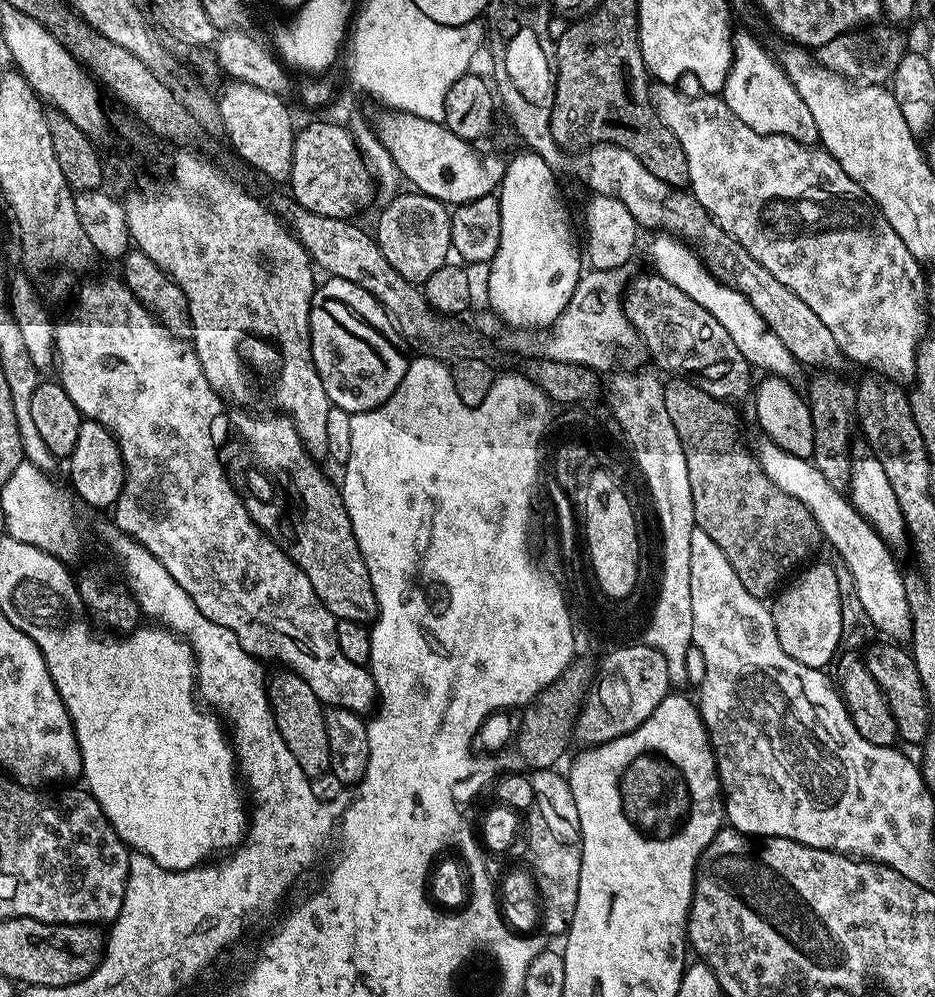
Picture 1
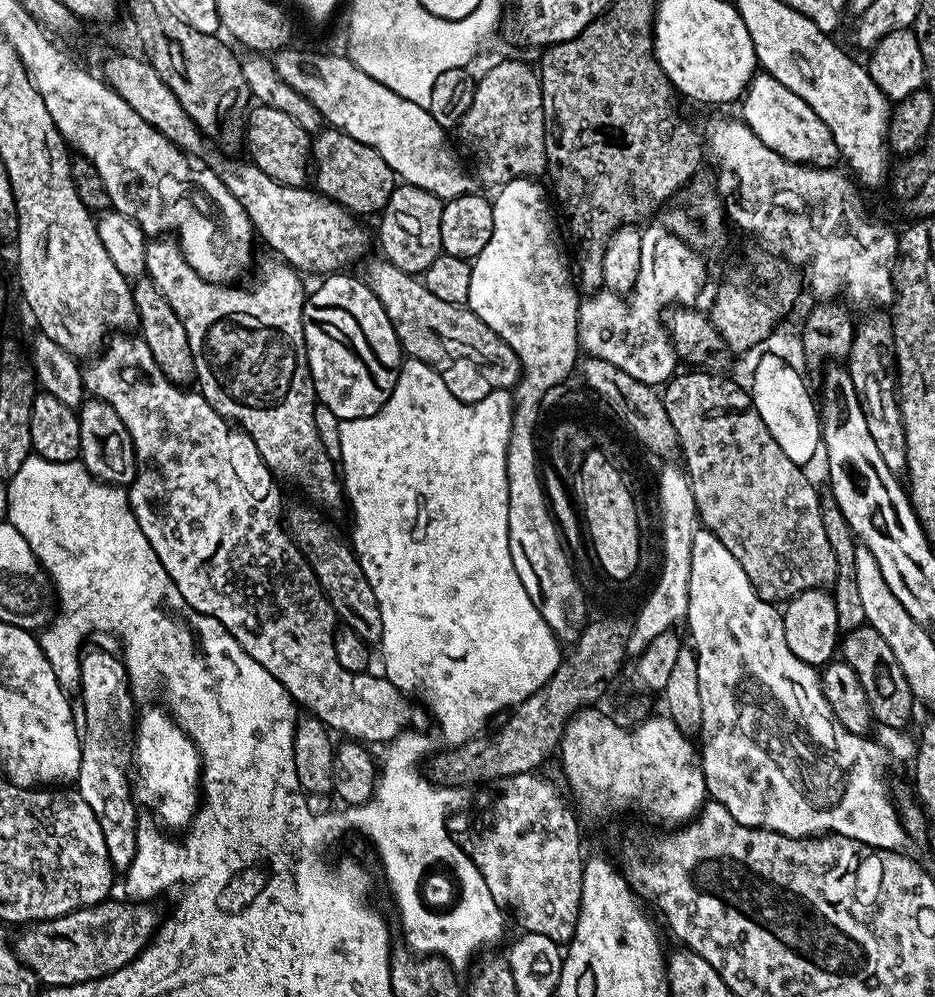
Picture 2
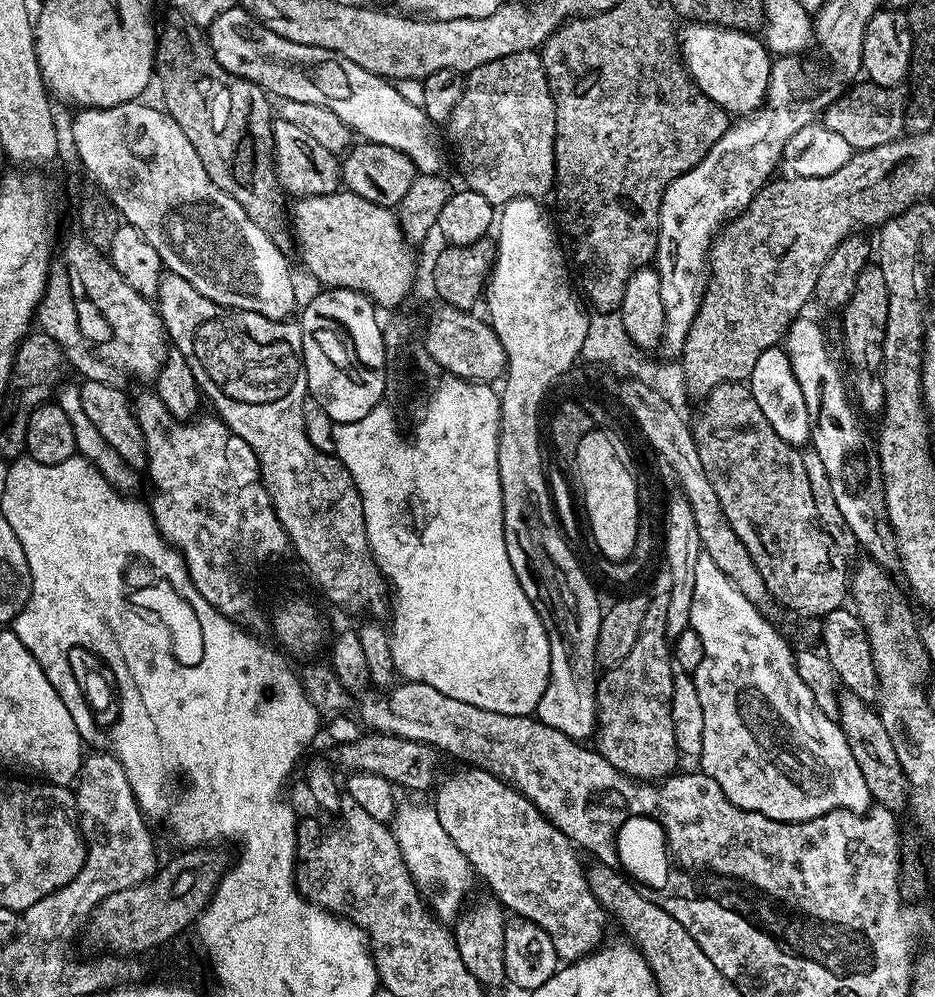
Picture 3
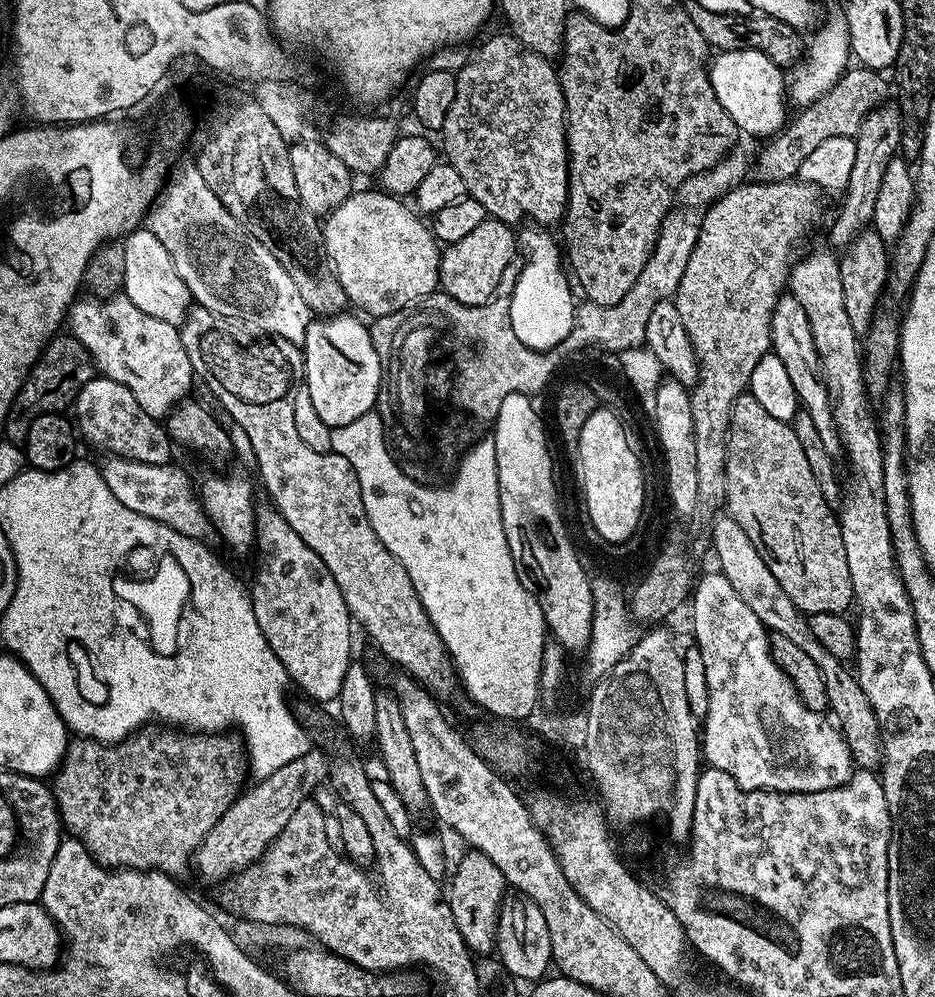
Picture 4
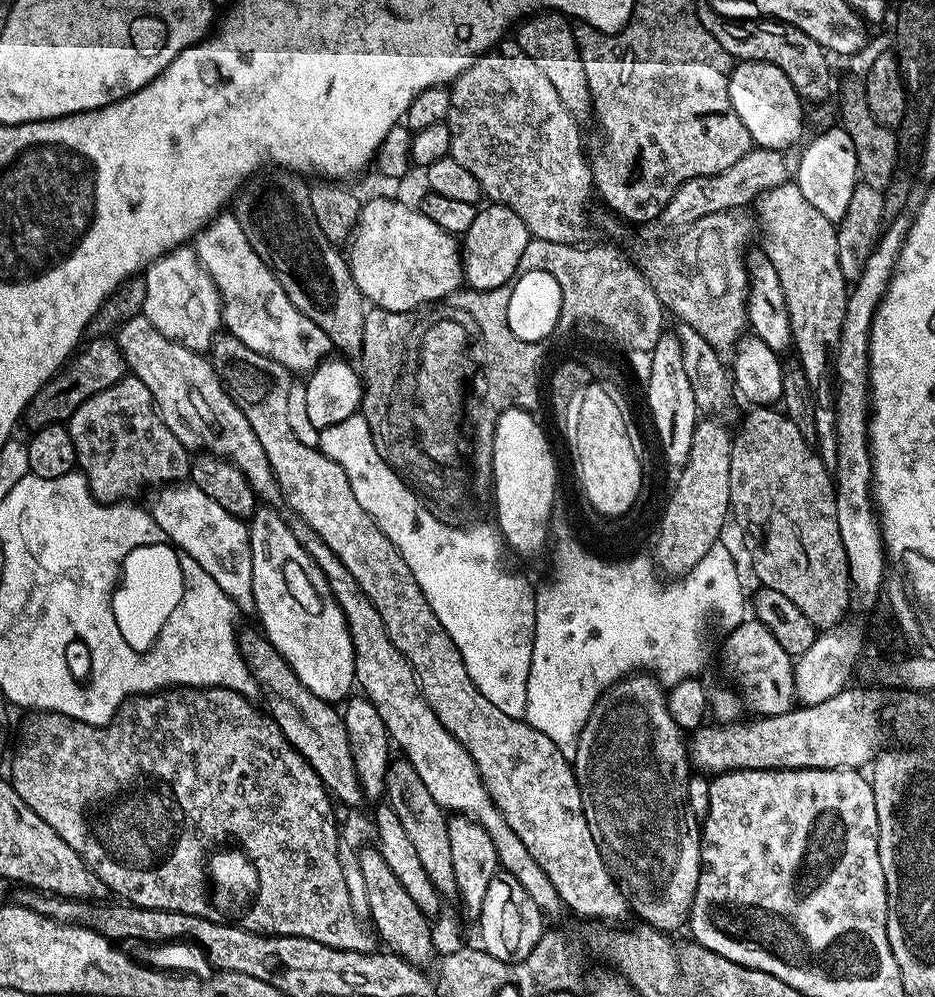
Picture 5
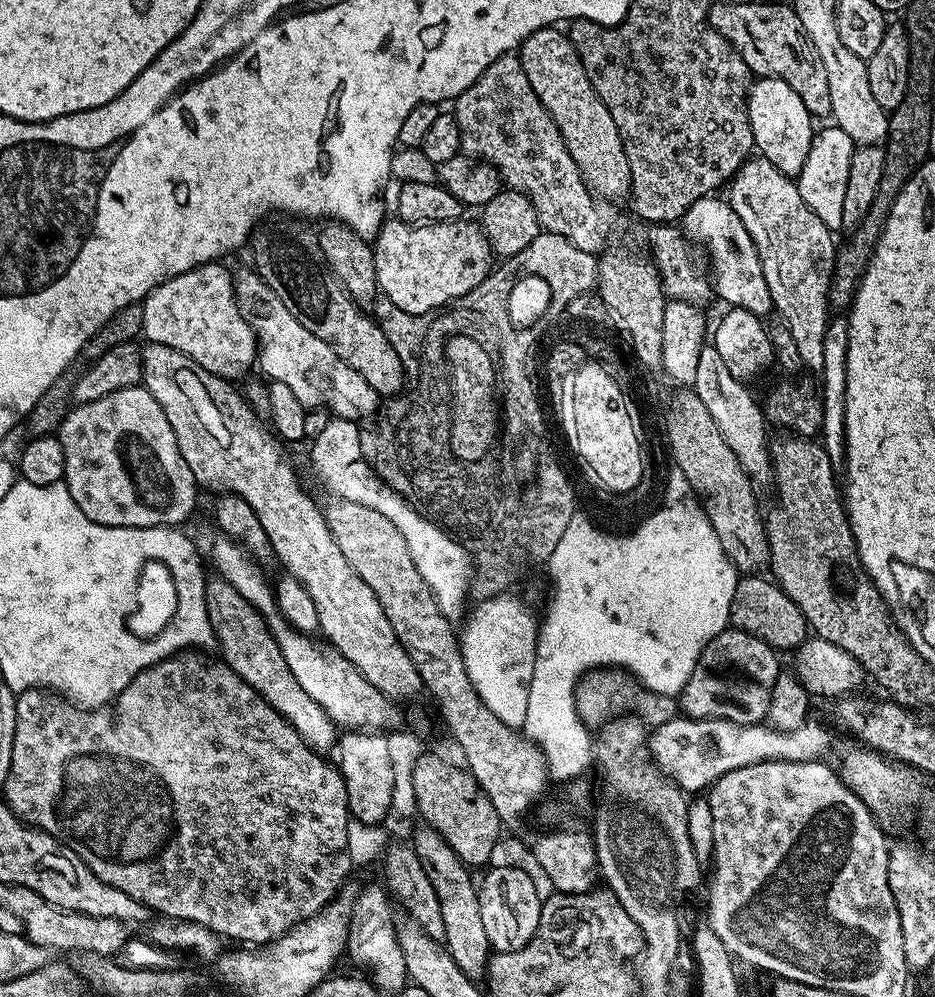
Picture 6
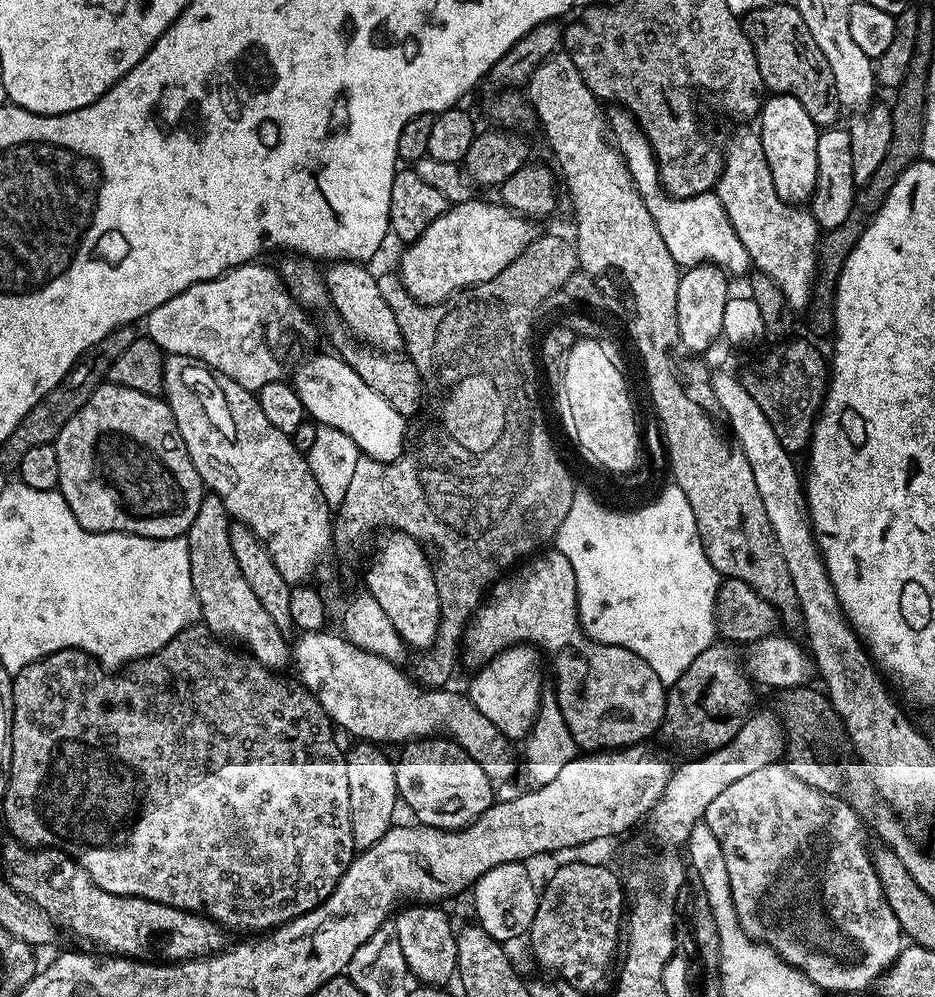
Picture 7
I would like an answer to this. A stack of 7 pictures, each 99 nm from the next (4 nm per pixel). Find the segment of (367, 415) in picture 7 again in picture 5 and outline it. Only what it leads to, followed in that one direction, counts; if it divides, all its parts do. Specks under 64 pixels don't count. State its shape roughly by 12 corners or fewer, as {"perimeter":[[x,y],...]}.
{"perimeter":[[235,215],[194,237],[227,335],[292,374],[330,338],[290,302]]}

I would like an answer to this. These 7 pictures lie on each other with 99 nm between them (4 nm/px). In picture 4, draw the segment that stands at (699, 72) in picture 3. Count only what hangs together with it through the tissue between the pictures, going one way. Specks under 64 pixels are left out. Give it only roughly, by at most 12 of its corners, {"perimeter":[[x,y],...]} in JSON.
{"perimeter":[[753,48],[720,50],[708,77],[743,135],[784,128],[786,76]]}

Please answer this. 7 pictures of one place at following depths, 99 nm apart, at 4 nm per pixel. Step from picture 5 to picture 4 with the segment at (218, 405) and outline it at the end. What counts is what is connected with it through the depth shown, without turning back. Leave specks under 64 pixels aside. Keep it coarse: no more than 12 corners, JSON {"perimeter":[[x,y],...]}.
{"perimeter":[[123,294],[77,299],[95,371],[163,421],[194,388],[179,327]]}

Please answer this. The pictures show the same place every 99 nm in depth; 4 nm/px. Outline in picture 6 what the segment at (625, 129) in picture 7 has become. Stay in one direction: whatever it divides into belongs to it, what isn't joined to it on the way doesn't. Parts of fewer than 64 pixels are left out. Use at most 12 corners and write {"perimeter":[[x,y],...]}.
{"perimeter":[[719,195],[682,217],[725,305],[773,311],[758,250]]}

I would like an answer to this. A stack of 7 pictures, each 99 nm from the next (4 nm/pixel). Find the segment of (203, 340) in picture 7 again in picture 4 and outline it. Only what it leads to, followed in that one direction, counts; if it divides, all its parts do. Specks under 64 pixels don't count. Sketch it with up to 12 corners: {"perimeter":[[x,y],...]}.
{"perimeter":[[146,226],[123,237],[124,288],[177,326],[193,303],[170,250]]}

